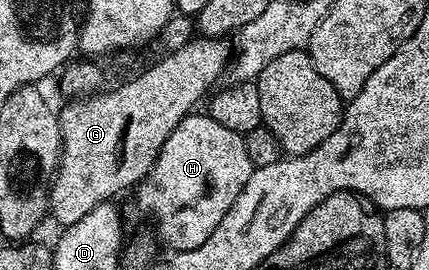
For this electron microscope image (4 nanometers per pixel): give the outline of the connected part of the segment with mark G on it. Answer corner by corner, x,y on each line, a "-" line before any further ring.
194,36
185,46
166,52
162,61
143,70
134,81
92,96
78,96
68,102
70,105
59,109
57,122
61,128
61,164
49,187
49,213
58,221
58,226
79,223
79,219
83,219
87,211
95,211
95,207
112,202
116,193
121,193
132,185
133,188
140,186
145,176
152,171
163,143
167,143
167,135
171,135
171,131
179,127
182,119
200,106
197,104
200,103
201,96
203,101
224,73
226,76
231,65
231,45
227,42
229,41
225,37

